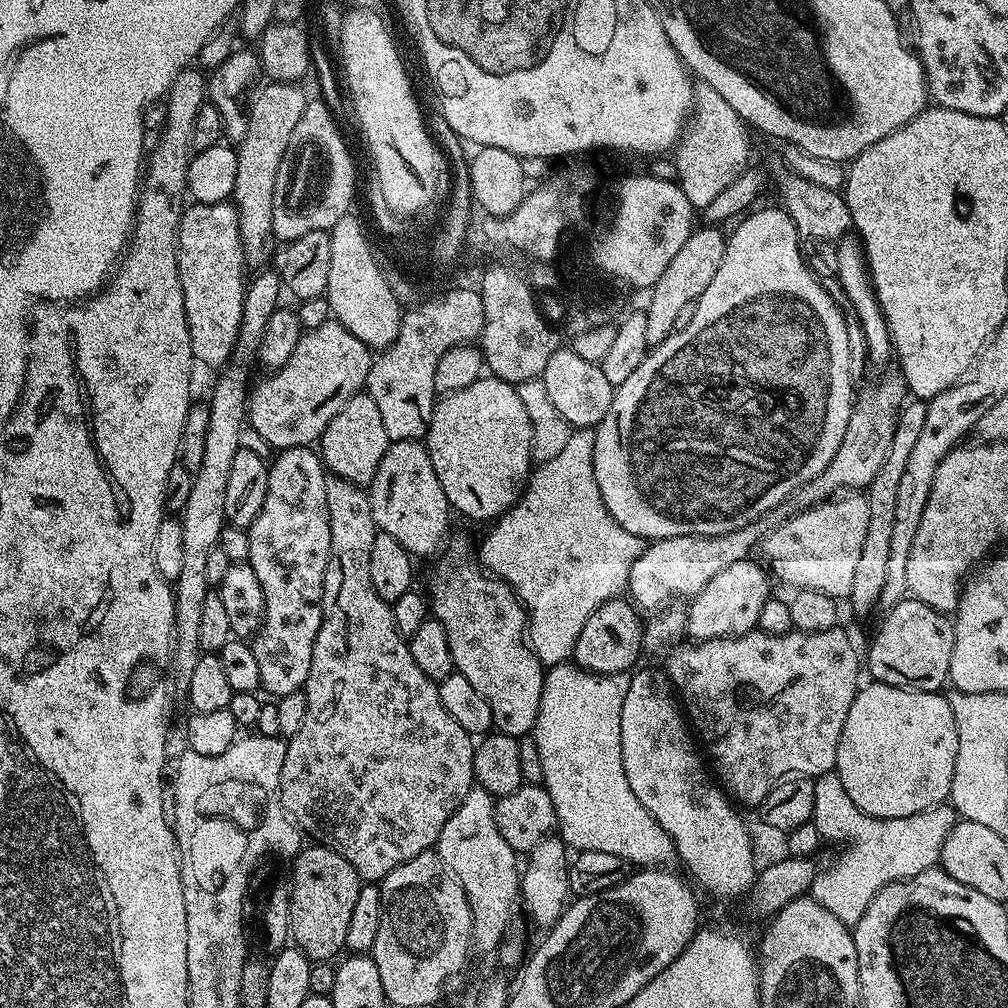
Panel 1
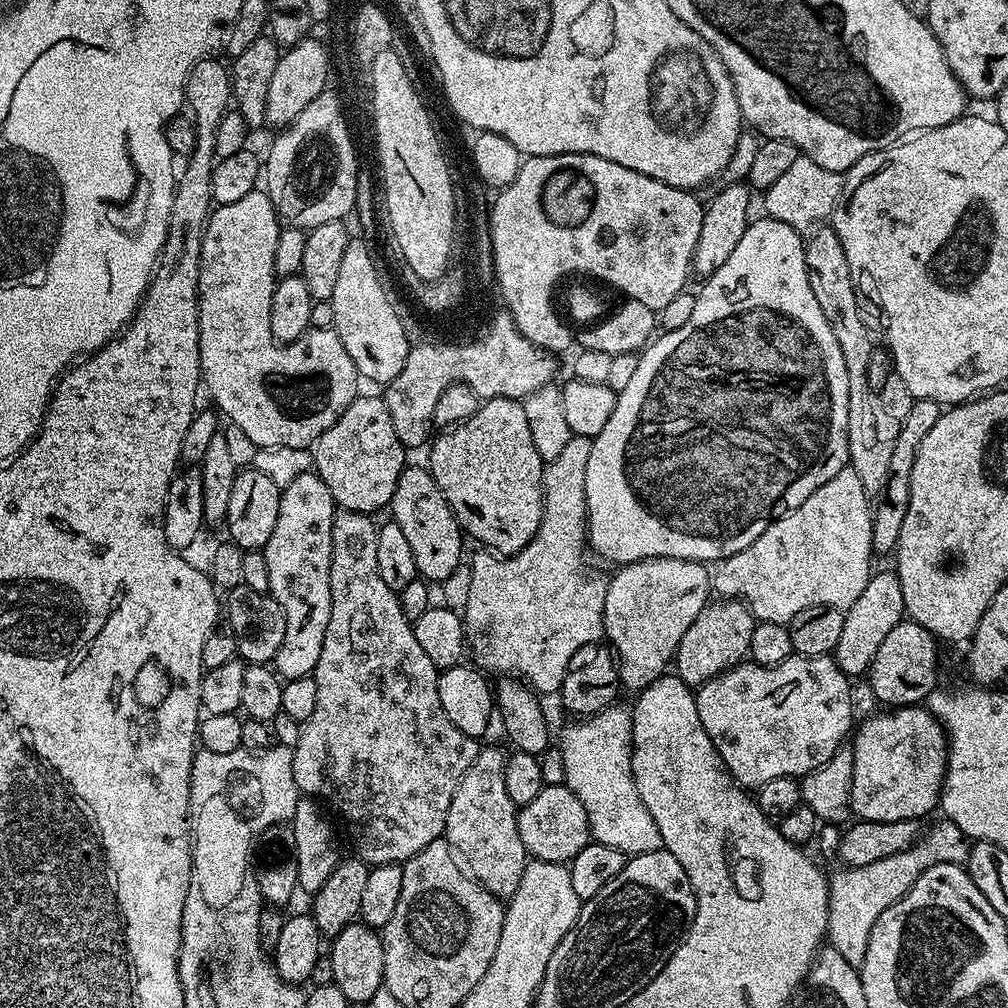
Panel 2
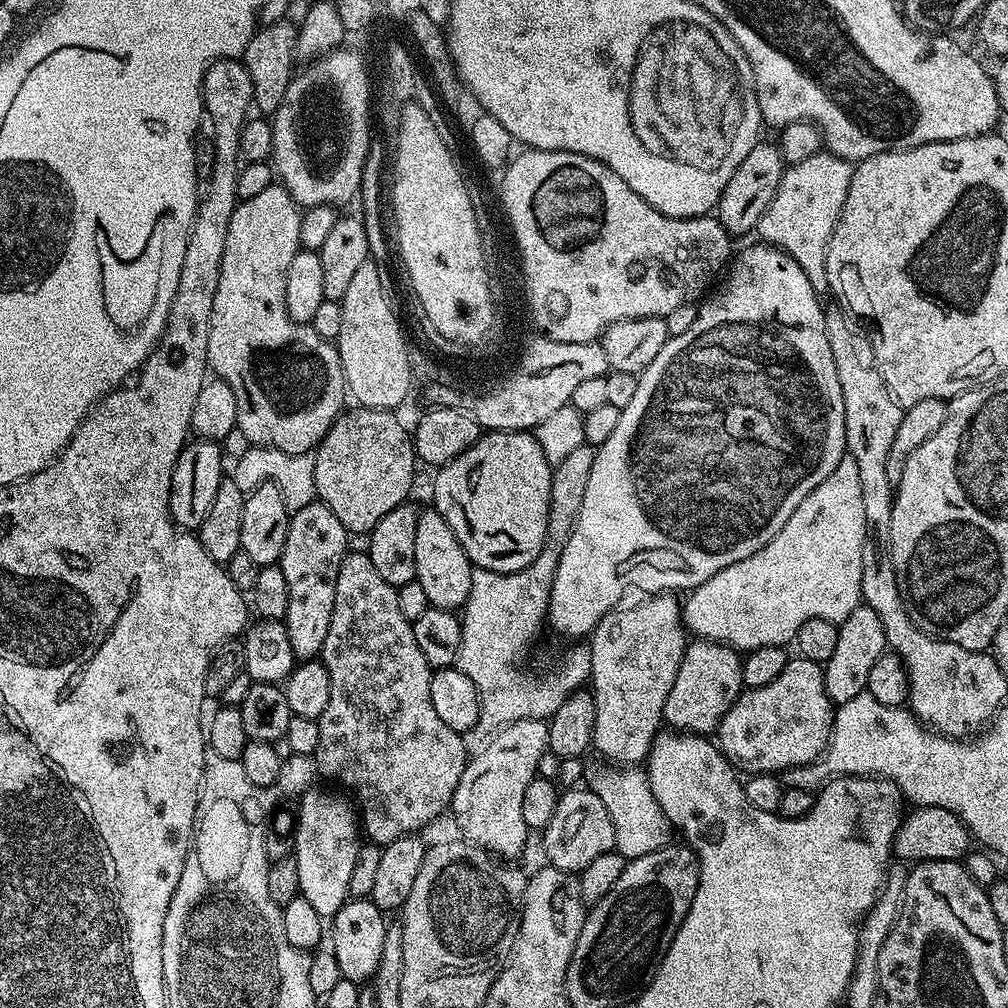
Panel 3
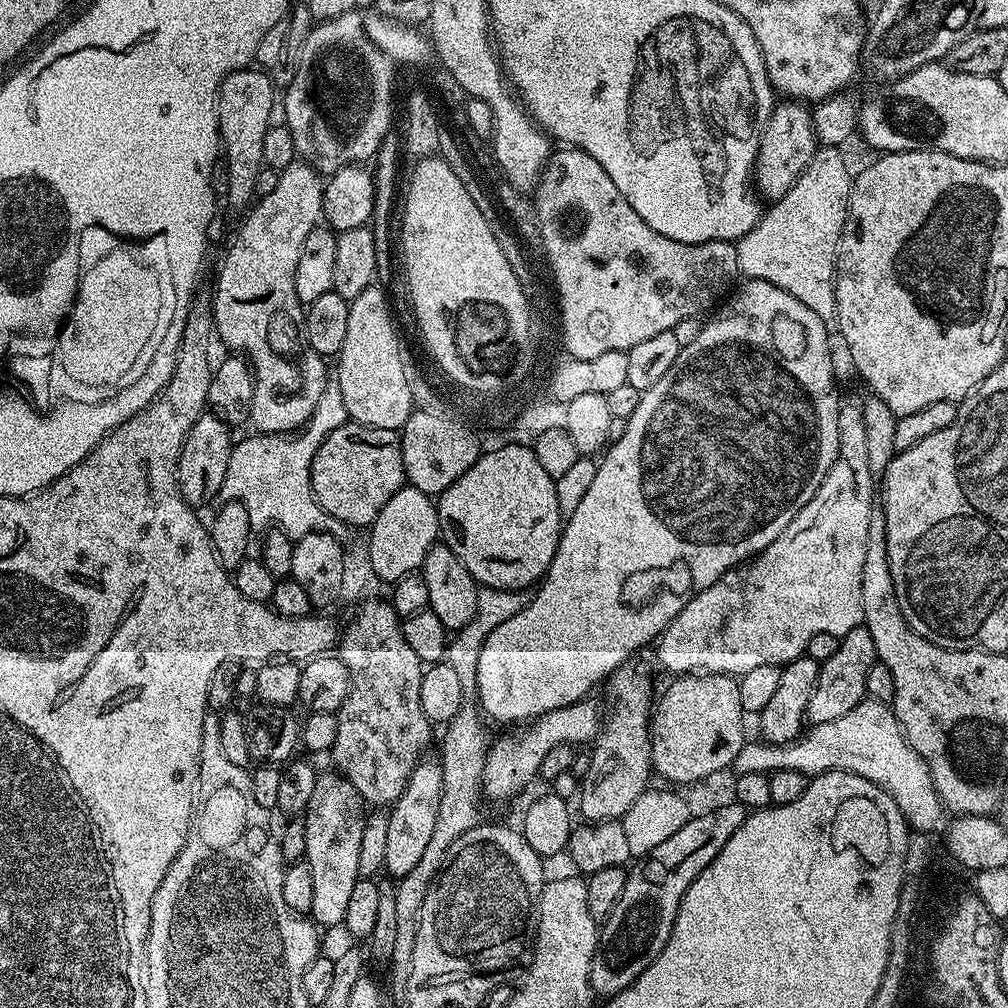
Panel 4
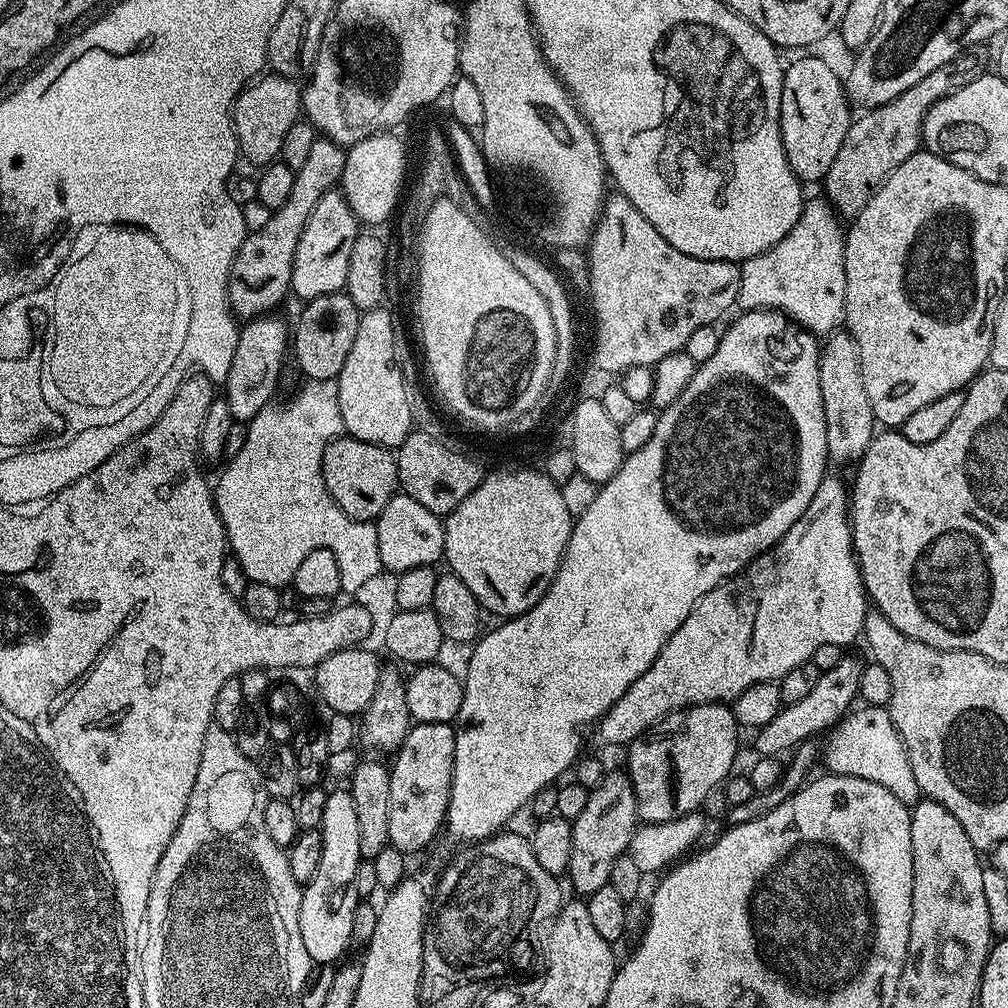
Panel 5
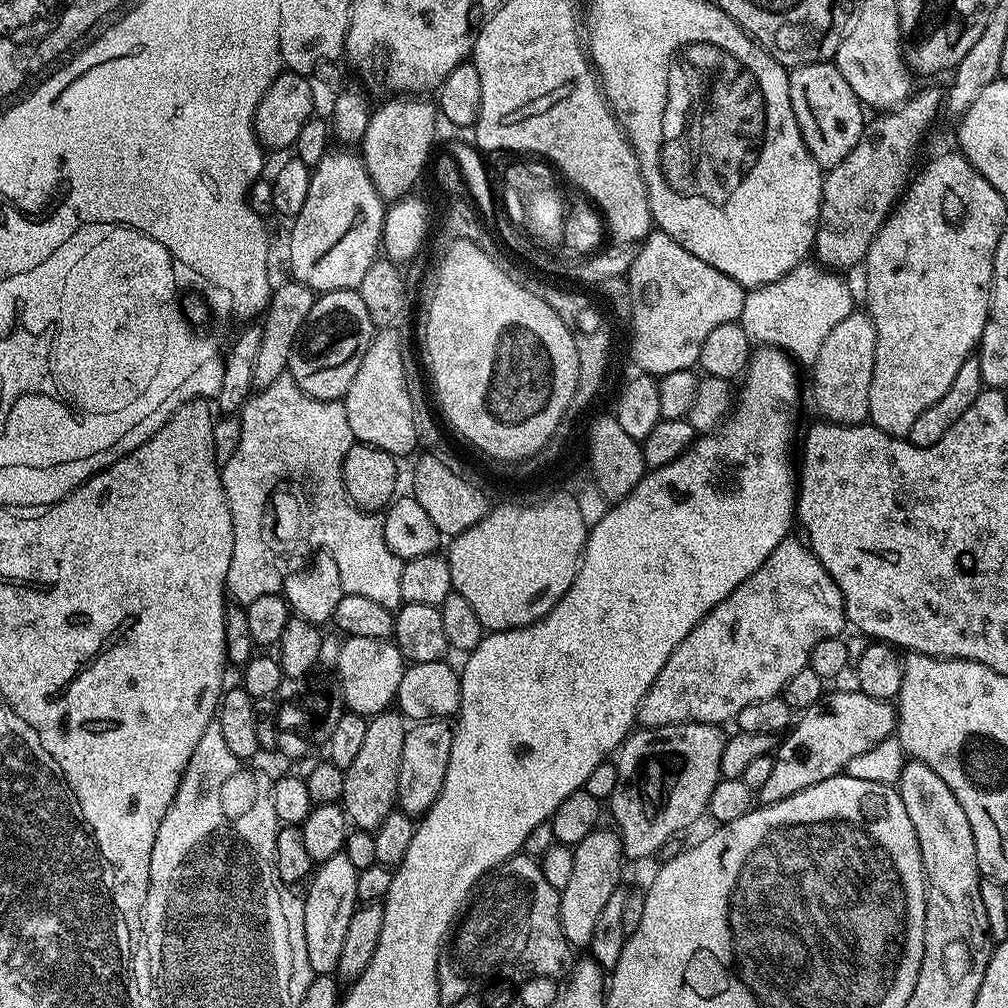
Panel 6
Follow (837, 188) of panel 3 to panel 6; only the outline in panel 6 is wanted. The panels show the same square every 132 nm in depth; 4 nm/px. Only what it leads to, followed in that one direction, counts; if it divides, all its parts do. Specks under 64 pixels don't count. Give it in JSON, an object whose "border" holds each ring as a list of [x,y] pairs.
{"border":[[[816,262],[799,264],[778,282],[770,282],[761,288],[751,289],[745,295],[742,314],[738,322],[742,330],[746,330],[748,337],[757,345],[781,348],[797,365],[810,366],[818,358],[818,350],[822,350],[822,342],[826,342],[830,330],[834,330],[834,326],[838,326],[838,322],[842,322],[842,318],[846,318],[854,310],[852,288],[840,276],[843,275]]]}

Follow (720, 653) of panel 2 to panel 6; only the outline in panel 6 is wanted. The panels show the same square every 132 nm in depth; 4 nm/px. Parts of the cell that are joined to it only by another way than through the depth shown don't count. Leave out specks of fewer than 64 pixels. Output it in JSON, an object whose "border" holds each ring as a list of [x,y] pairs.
{"border":[[[714,724],[641,727],[620,745],[614,760],[618,786],[614,786],[610,801],[611,823],[620,834],[629,861],[659,853],[665,844],[677,839],[675,836],[683,828],[707,813],[710,794],[714,794],[714,786],[722,778],[720,763],[726,736],[720,732]]]}

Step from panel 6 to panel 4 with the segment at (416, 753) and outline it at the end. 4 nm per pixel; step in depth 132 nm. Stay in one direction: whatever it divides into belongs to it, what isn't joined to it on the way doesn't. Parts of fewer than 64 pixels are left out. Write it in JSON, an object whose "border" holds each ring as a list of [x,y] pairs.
{"border":[[[421,759],[416,765],[403,794],[387,813],[386,862],[383,871],[389,872],[393,878],[405,876],[410,874],[410,870],[414,870],[434,834],[434,822],[438,822],[438,806],[442,798],[442,770],[435,759],[428,759]]]}

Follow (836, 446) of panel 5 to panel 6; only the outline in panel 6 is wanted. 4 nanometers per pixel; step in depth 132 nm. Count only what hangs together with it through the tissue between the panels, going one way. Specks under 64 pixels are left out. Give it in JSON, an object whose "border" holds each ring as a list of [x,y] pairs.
{"border":[[[853,310],[849,316],[842,318],[834,330],[822,342],[822,350],[818,350],[818,358],[810,365],[812,372],[812,396],[816,399],[816,408],[823,419],[830,424],[863,424],[868,420],[870,406],[870,382],[874,378],[874,356],[878,334],[872,317],[864,310]]]}

